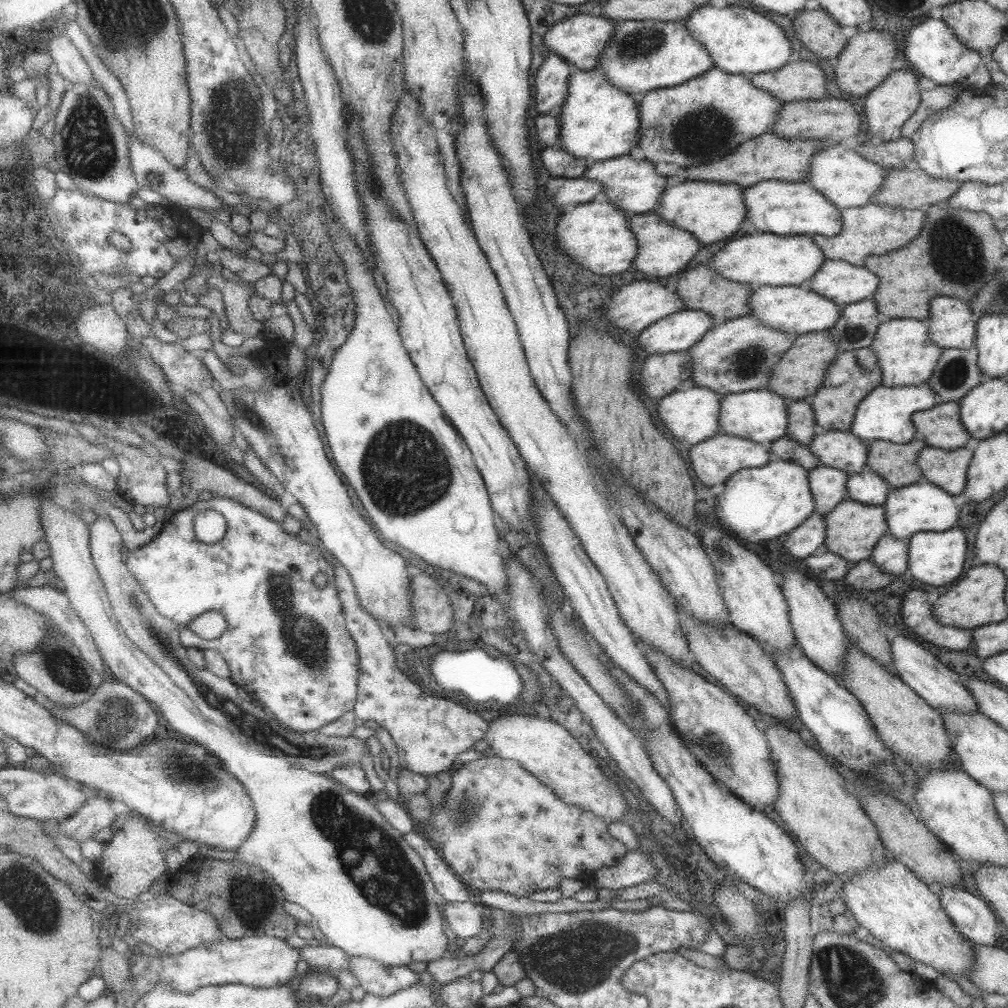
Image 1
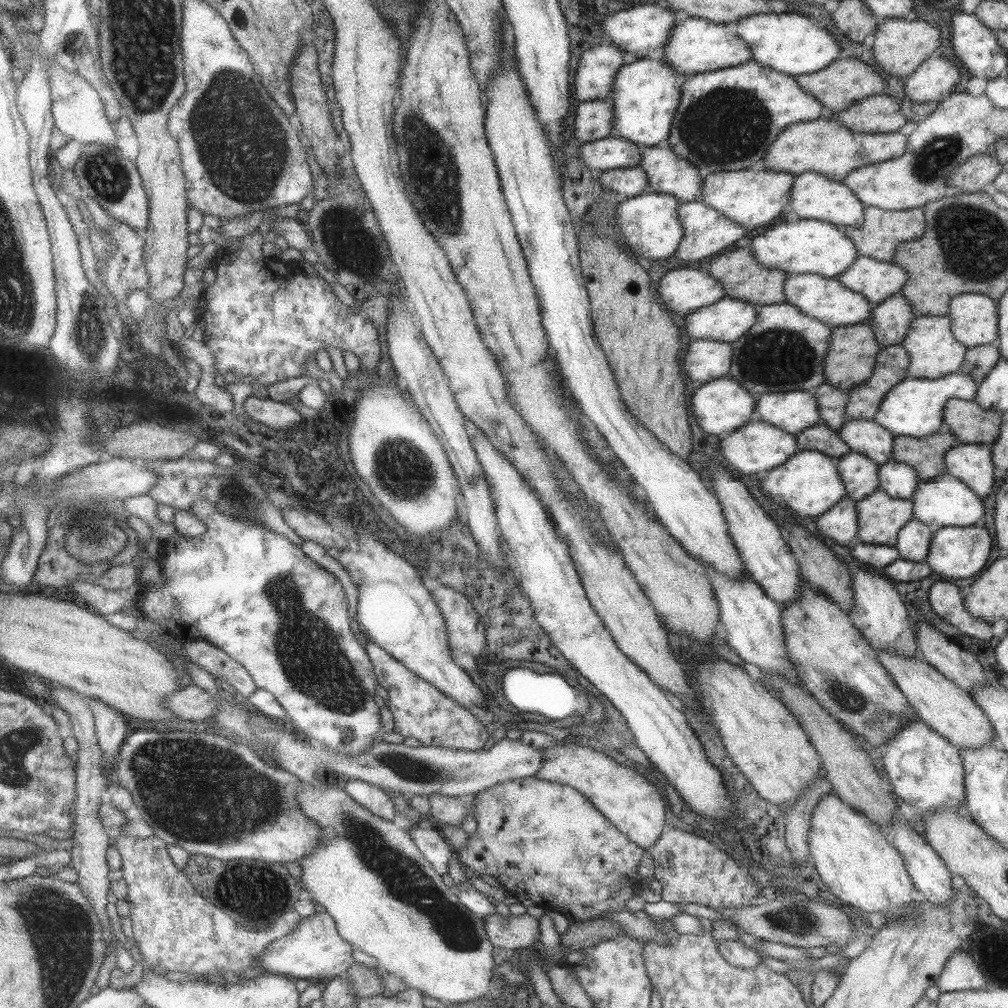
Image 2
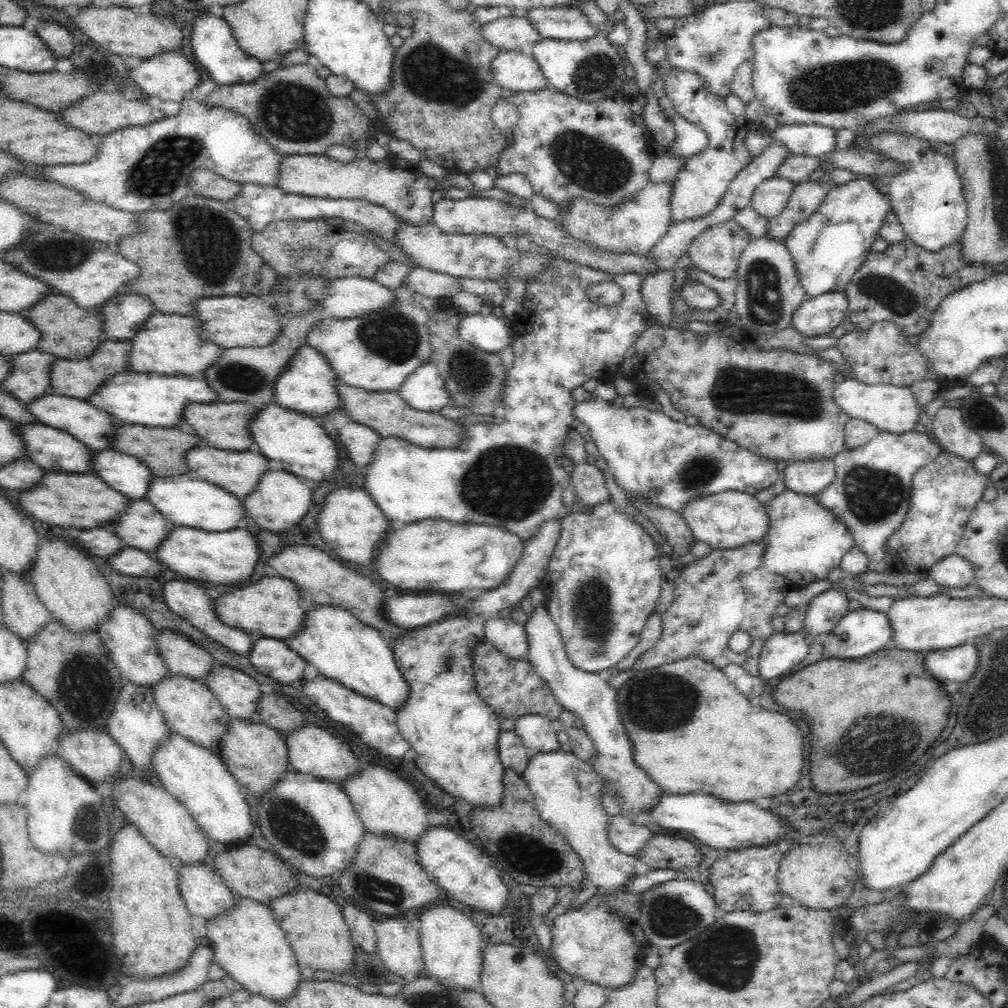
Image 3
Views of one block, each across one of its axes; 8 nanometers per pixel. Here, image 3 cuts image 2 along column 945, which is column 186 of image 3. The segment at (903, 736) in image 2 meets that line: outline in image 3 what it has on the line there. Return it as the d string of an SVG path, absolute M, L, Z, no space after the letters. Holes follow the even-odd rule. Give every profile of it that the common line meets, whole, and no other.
M171 733L170 738L156 750L152 767L164 788L188 809L210 839L226 846L236 846L247 844L252 838L254 822L250 802L240 793L240 785L218 753Z

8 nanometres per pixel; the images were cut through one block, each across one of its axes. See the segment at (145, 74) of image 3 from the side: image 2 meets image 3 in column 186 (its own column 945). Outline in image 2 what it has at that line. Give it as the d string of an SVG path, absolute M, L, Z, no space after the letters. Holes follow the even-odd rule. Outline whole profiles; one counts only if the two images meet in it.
M938 55L929 56L904 79L903 92L911 102L918 104L939 102L955 92L959 68L951 60Z

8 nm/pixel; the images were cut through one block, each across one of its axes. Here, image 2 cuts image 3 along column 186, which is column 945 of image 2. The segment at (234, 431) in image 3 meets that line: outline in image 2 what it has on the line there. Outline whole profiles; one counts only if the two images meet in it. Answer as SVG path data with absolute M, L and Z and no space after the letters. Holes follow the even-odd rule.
M953 398L945 401L941 418L943 429L954 434L958 442L993 444L999 434L1002 414L983 410L974 400Z

